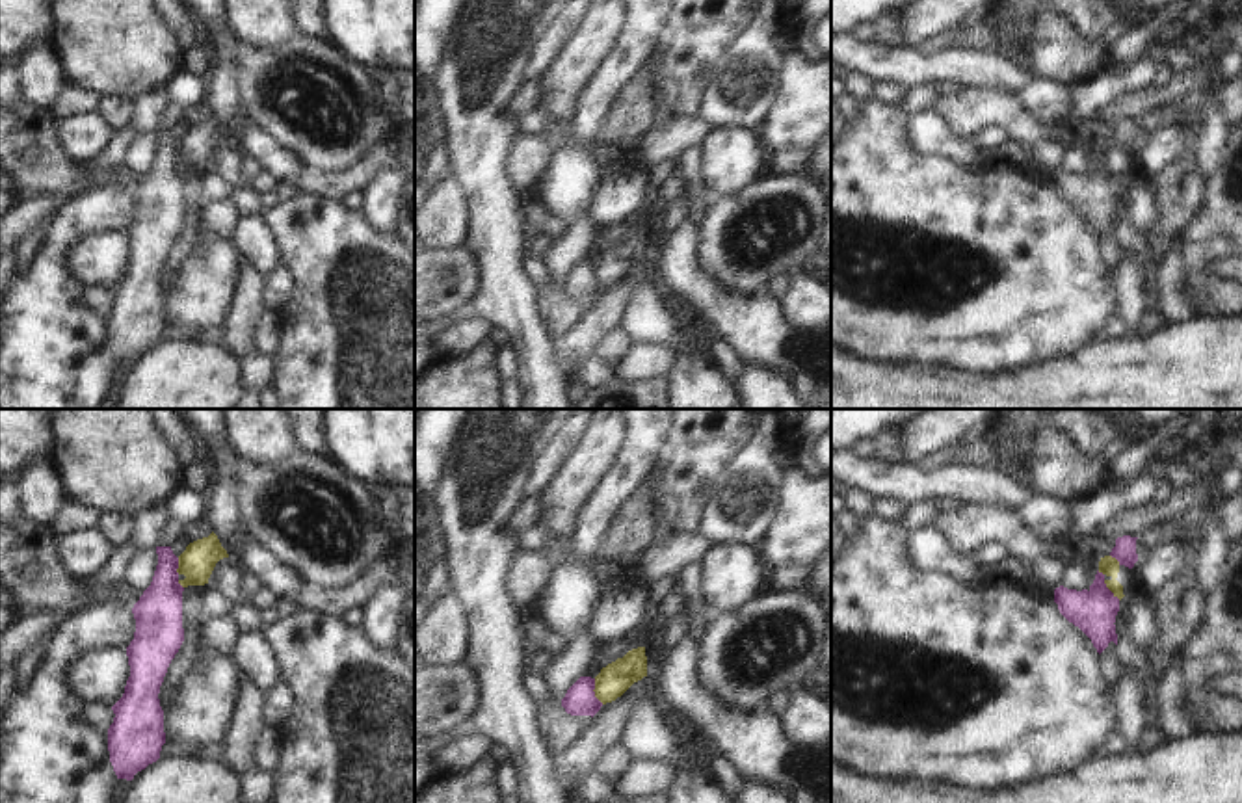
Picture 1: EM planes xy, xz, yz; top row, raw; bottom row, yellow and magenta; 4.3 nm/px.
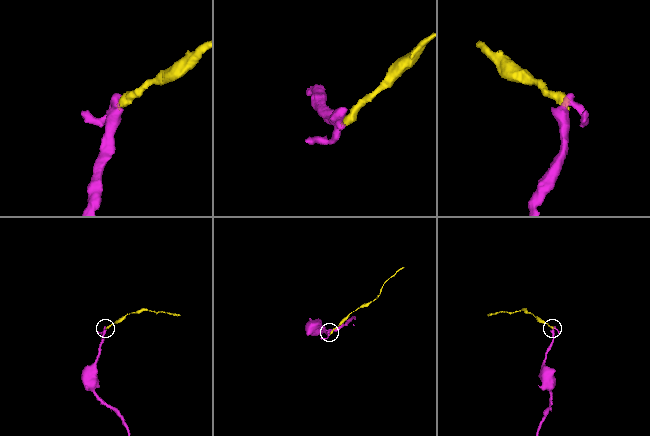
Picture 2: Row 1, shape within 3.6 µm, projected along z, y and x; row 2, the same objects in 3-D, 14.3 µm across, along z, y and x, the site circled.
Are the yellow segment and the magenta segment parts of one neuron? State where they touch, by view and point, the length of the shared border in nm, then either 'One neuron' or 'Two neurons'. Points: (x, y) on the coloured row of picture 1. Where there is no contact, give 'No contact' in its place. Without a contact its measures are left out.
Touches yellow at xz (594, 690). Shared border 120 nm. Two neurons

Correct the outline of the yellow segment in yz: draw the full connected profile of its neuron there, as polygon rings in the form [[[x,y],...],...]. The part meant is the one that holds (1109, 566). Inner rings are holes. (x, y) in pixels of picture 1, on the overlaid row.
[[[1104,556],[1099,561],[1099,573],[1104,574],[1106,587],[1117,597],[1130,597],[1136,591],[1136,576],[1134,571],[1121,565],[1116,558]]]

